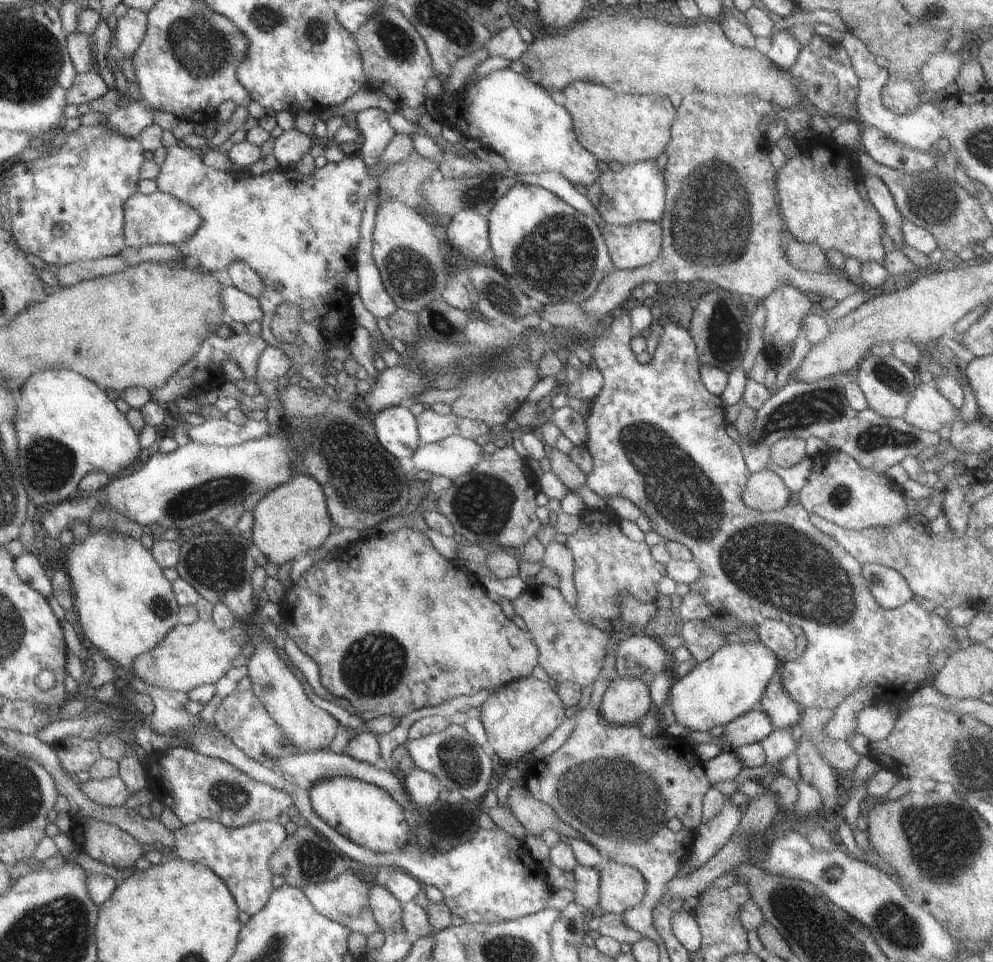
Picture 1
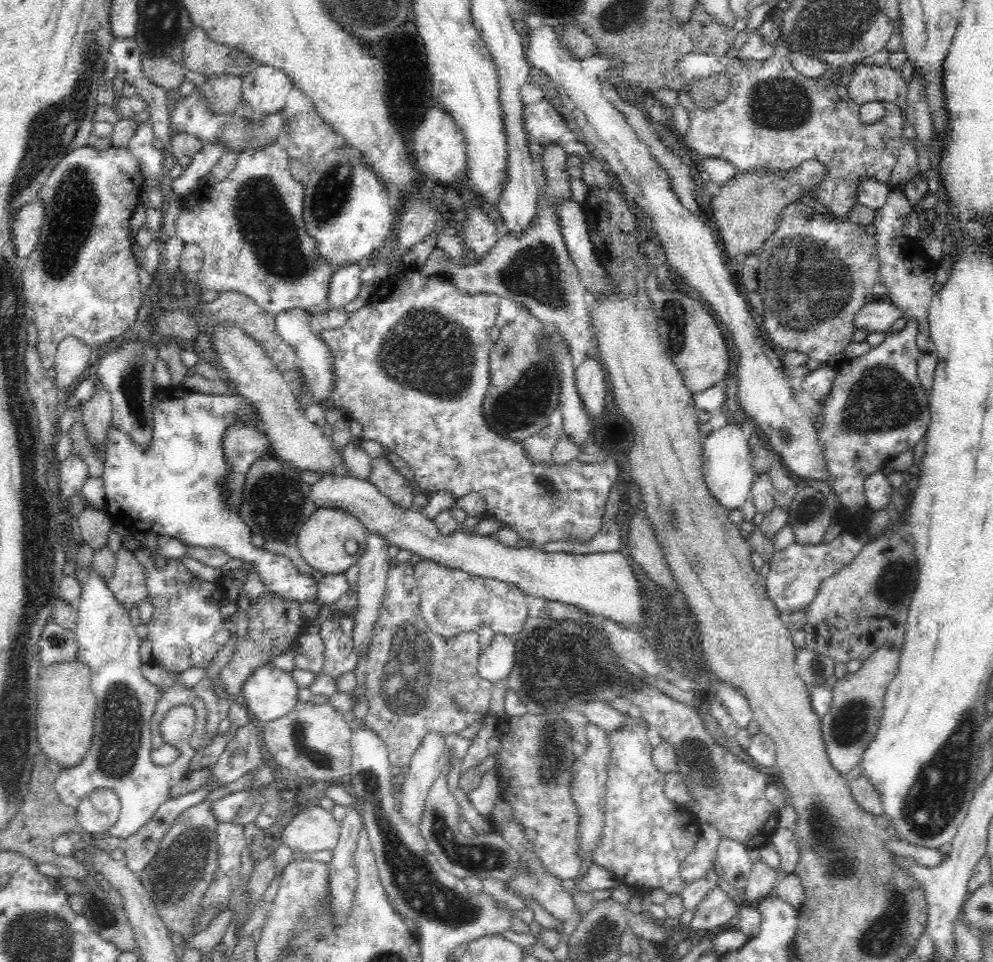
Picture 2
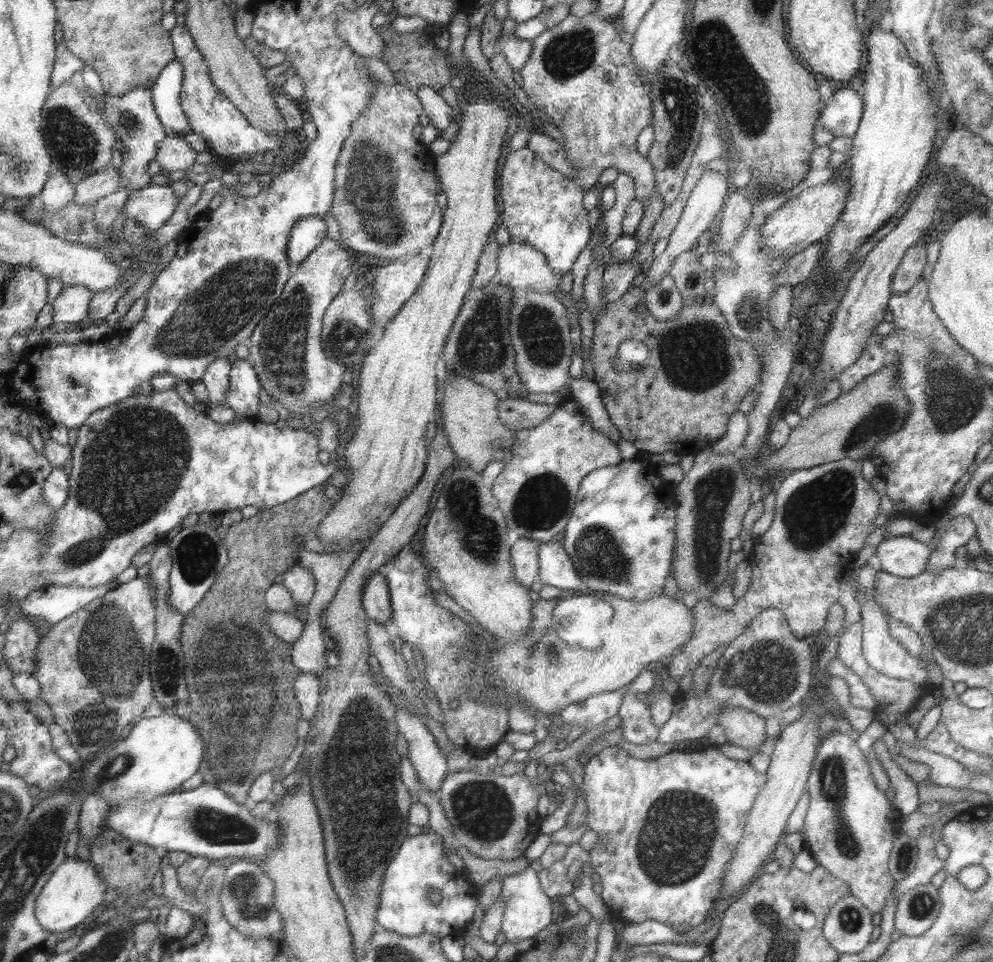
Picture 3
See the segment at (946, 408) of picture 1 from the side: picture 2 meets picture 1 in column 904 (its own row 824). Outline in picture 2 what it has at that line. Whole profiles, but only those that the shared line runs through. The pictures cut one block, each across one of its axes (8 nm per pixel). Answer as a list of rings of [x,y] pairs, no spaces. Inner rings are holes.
[[[438,732],[426,734],[414,754],[404,786],[398,792],[400,816],[412,822],[412,826],[416,828],[420,828],[422,822],[426,796],[434,786],[434,782],[438,780],[440,772],[446,768],[446,762],[448,762],[446,738]]]

